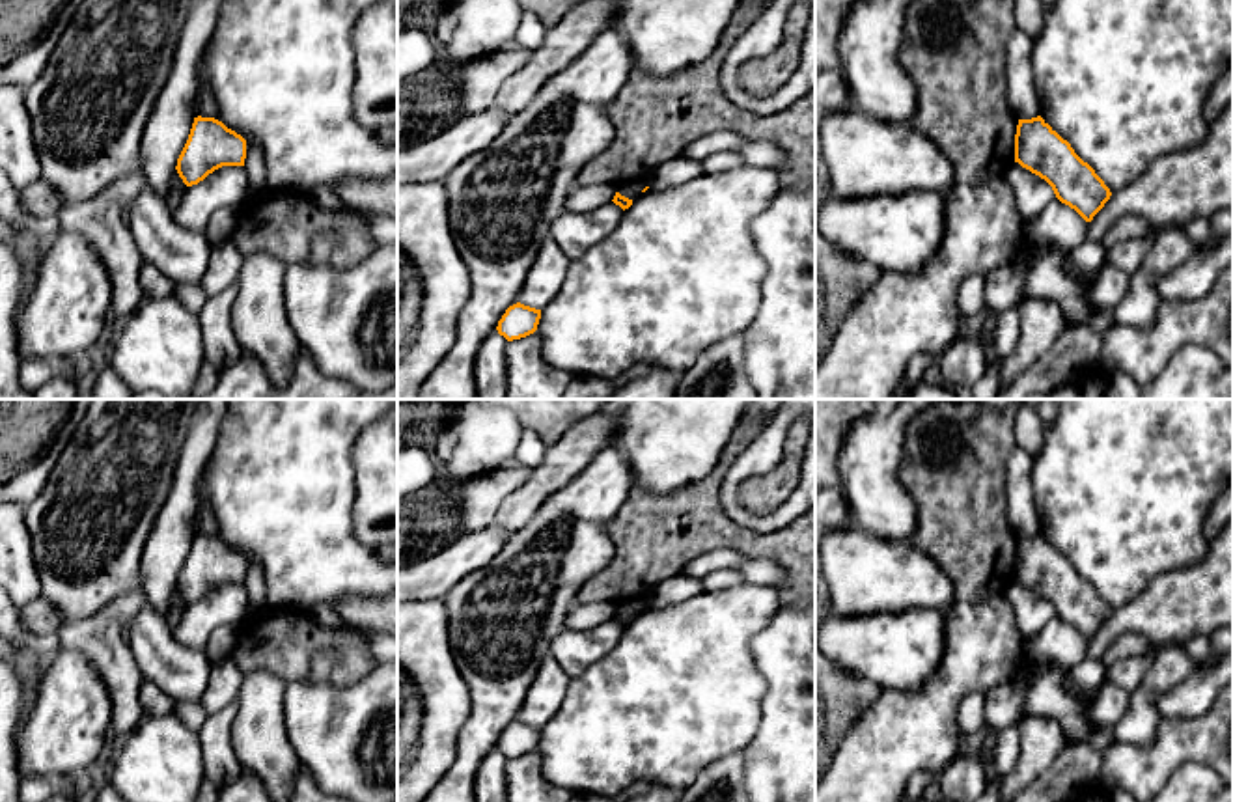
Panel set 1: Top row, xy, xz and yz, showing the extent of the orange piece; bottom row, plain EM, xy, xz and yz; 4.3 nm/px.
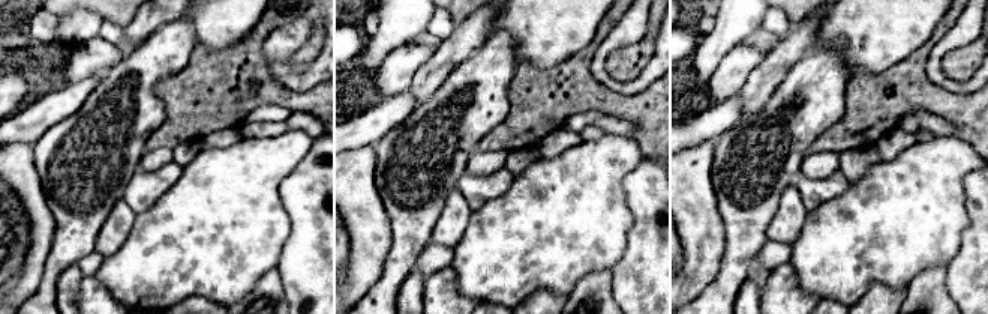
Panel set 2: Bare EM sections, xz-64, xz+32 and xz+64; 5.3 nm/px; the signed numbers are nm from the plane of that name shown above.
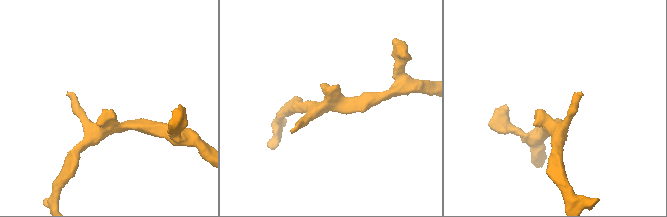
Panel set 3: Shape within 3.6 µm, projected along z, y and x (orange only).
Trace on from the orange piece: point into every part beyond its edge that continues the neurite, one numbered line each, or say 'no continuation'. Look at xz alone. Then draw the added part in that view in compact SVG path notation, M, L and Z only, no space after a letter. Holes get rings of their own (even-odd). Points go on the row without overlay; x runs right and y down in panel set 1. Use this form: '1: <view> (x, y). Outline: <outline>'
no continuation

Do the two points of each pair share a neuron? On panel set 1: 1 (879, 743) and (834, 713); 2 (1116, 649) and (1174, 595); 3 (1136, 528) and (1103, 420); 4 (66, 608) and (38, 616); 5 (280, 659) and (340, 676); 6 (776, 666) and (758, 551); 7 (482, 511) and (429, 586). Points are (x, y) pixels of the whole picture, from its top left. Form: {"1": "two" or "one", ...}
{"1": "two", "2": "two", "3": "one", "4": "one", "5": "one", "6": "two", "7": "two"}

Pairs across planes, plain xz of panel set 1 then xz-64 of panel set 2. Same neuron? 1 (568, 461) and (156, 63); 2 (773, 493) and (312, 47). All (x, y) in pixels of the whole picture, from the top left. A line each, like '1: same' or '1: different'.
1: same
2: same

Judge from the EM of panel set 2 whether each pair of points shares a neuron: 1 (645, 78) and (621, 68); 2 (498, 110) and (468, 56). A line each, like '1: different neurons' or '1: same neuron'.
1: different neurons
2: same neuron

